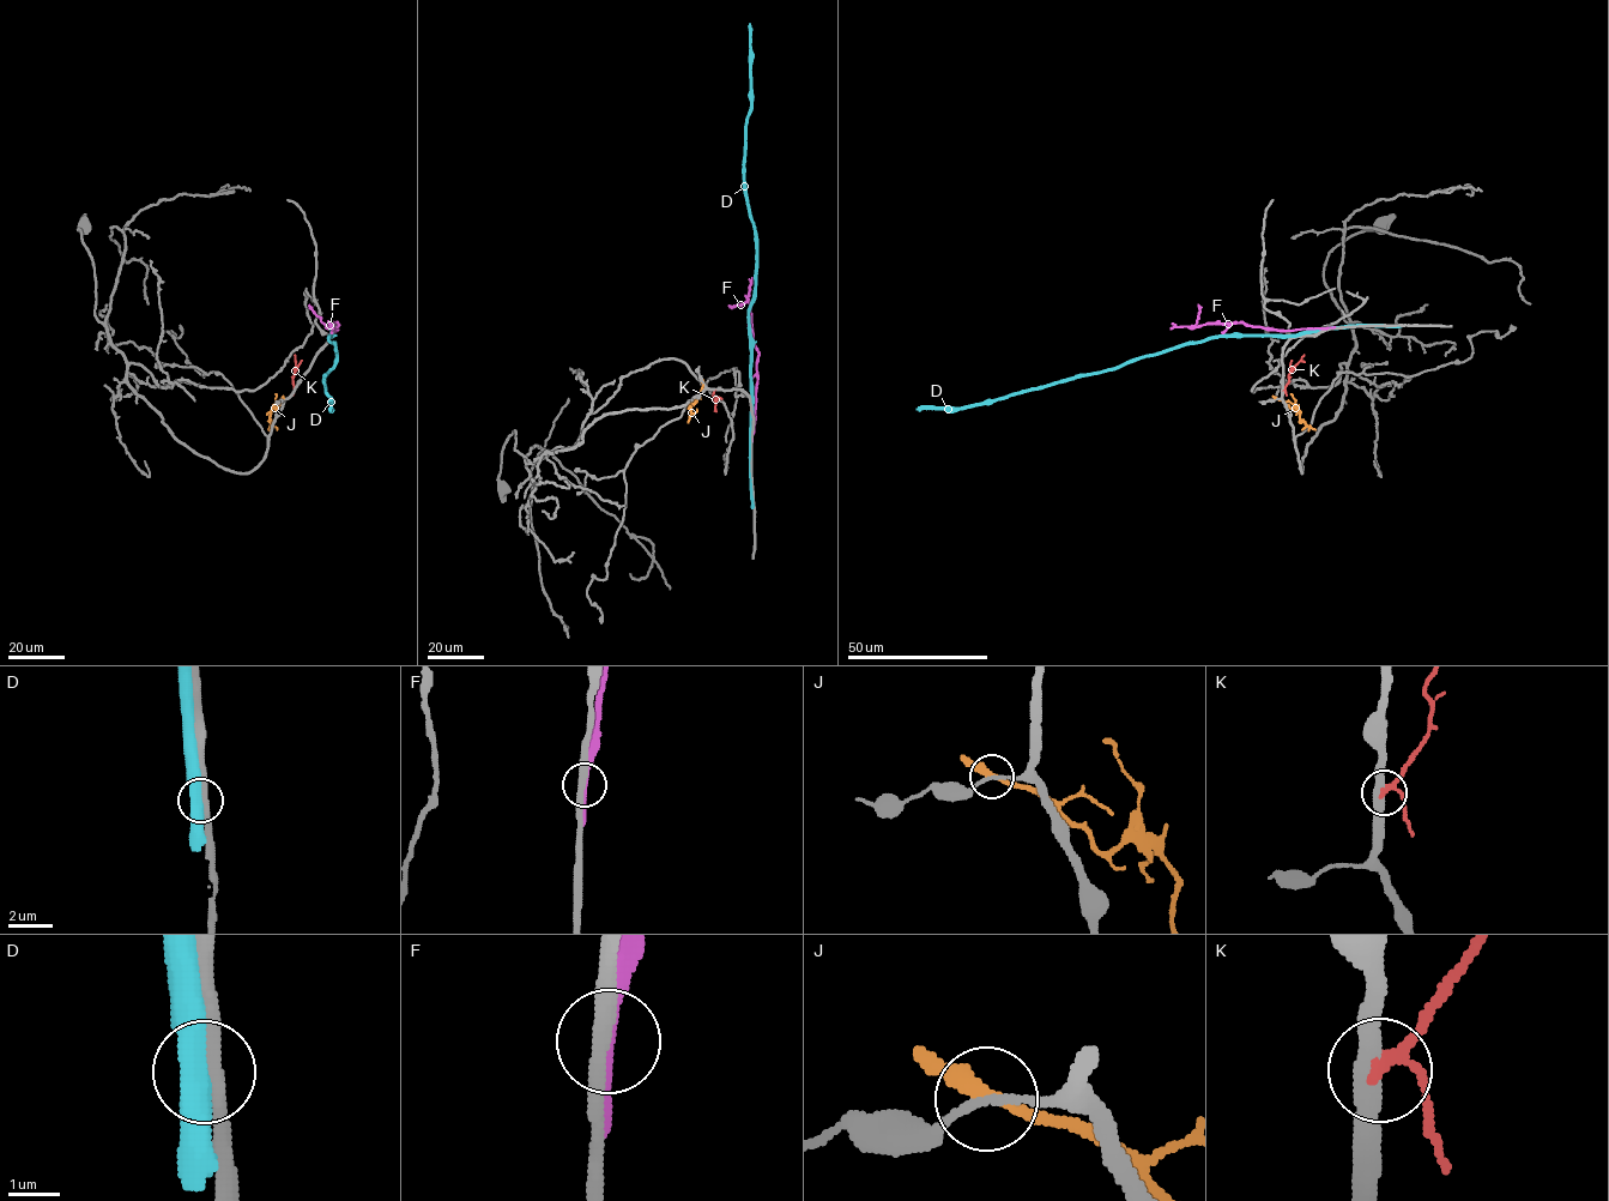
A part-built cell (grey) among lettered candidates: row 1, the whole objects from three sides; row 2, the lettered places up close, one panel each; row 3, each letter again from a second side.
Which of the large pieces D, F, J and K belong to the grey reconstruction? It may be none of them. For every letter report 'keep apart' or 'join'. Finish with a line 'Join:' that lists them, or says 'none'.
D: keep apart
F: keep apart
J: keep apart
K: keep apart
Join: none

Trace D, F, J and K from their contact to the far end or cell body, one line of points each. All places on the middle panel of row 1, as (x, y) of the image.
D: (752, 501), (749, 315), (755, 284), (756, 231), (744, 175), (745, 126), (750, 108), (749, 23)
F: (752, 436), (758, 352), (754, 342), (750, 305), (729, 305)
J: (703, 384), (689, 406), (688, 422)
K: (714, 390), (714, 411)

